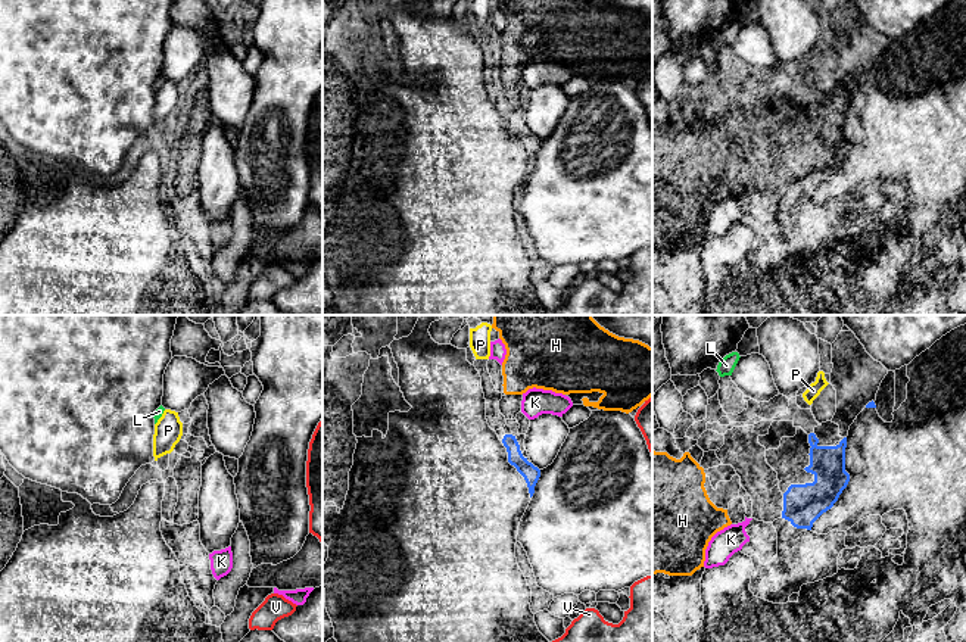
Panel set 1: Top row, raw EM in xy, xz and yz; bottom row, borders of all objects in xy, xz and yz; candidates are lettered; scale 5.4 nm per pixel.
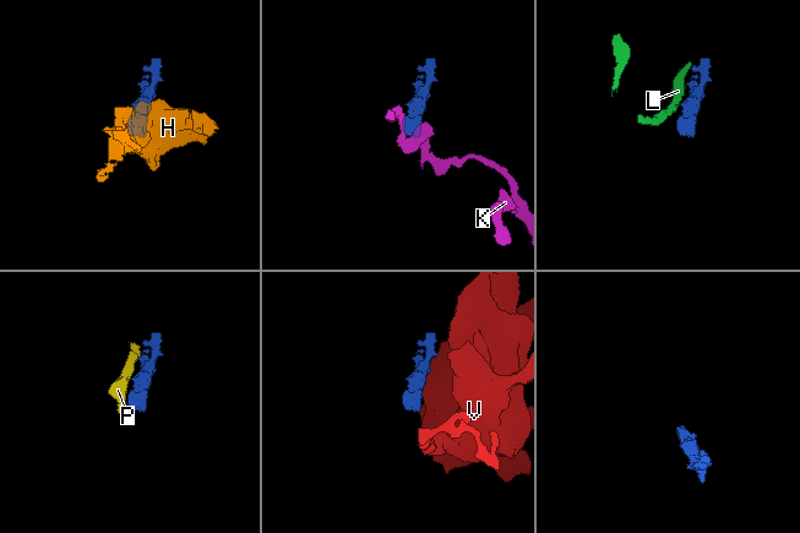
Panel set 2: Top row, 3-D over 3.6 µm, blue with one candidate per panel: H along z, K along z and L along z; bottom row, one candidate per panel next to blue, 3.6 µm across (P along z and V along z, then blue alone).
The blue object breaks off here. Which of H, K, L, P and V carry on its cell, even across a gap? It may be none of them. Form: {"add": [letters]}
{"add": ["H"]}

